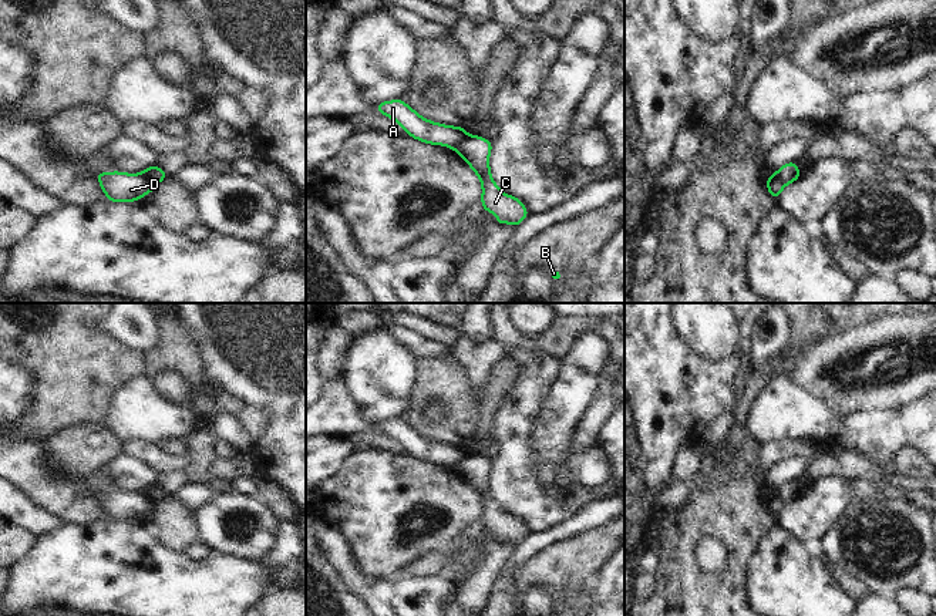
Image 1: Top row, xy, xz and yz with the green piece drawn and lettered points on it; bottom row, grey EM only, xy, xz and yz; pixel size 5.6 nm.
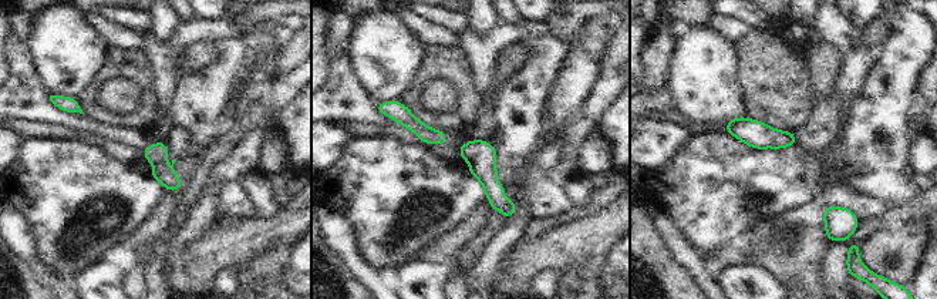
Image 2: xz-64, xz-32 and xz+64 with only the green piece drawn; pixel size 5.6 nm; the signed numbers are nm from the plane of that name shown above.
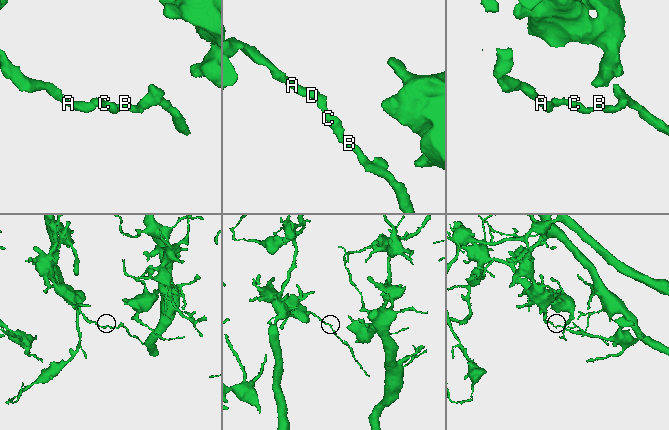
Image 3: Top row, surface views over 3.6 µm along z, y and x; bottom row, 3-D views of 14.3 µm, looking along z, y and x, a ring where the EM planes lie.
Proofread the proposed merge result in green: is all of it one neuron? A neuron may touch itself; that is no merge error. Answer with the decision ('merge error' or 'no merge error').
merge error

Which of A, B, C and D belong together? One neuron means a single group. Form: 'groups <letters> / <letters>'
groups A D / B C

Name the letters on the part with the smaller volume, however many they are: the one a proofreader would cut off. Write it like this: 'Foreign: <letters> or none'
Foreign: B, C

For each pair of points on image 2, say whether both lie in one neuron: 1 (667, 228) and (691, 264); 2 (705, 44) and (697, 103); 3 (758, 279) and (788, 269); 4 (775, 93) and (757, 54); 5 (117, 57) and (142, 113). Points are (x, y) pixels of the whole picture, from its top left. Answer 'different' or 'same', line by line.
1: same
2: same
3: different
4: same
5: same

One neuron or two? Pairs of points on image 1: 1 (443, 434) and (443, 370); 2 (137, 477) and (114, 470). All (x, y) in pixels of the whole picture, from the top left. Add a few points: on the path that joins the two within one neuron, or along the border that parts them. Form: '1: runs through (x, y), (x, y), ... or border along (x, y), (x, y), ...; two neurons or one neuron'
1: runs through (453, 418), (453, 389), (450, 386); one neuron
2: runs through (131, 475), (120, 470); one neuron

